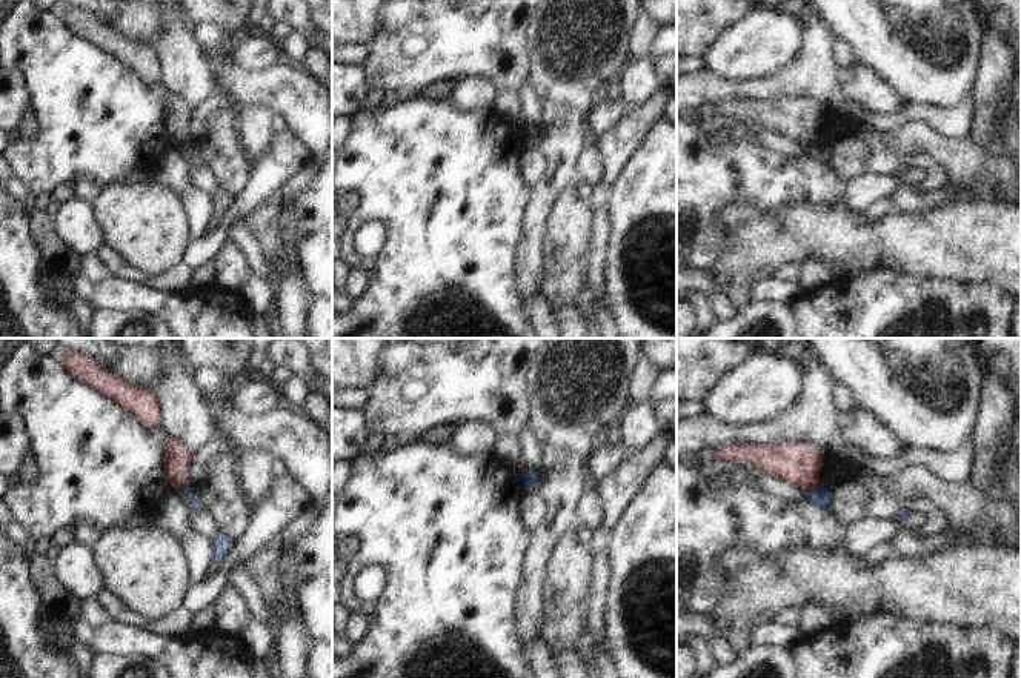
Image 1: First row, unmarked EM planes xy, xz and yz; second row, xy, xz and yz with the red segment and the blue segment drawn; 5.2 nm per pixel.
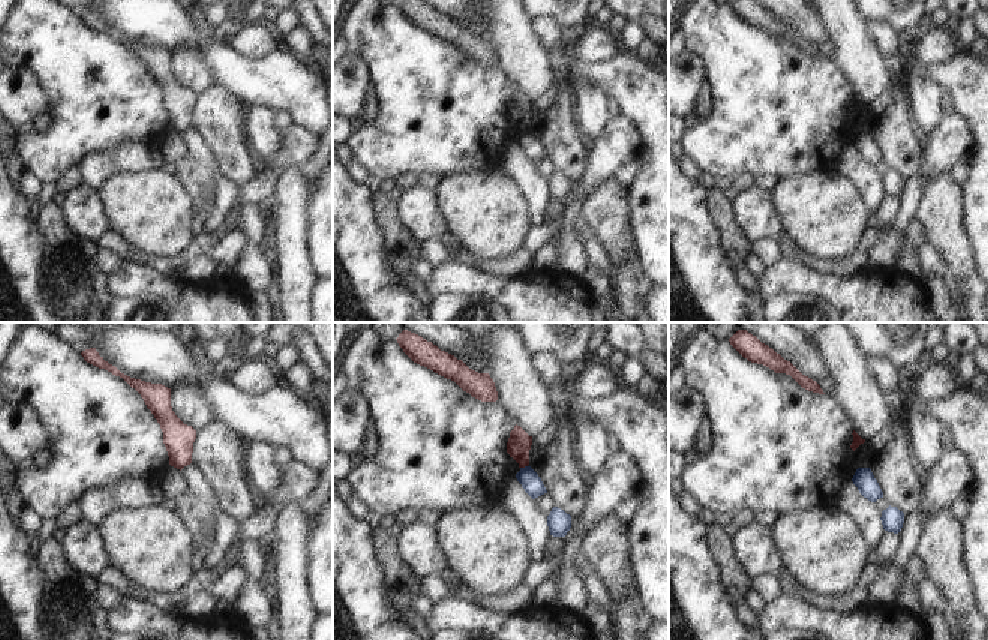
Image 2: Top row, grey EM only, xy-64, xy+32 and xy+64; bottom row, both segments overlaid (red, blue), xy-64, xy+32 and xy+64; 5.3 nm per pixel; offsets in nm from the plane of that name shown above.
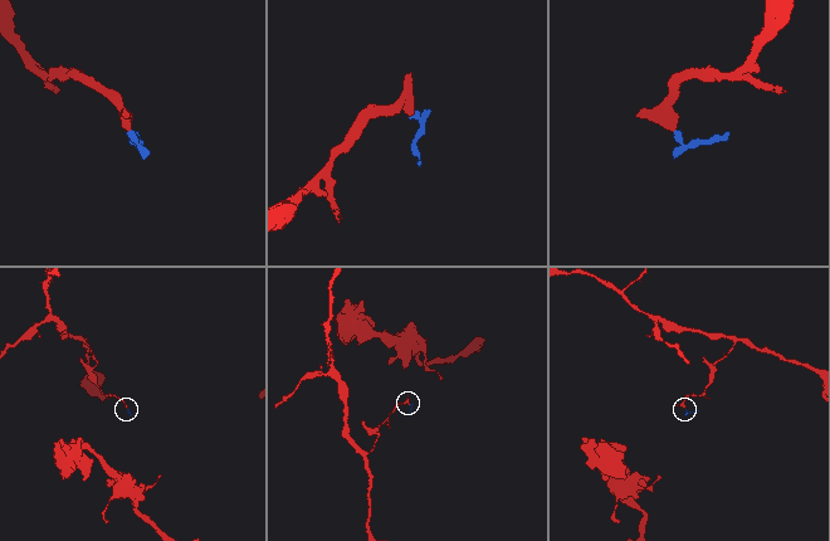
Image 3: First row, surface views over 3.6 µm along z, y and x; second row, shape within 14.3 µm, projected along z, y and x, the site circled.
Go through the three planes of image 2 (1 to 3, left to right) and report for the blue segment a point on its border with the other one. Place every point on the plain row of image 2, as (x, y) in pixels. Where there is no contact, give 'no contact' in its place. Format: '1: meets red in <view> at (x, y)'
1: no contact
2: meets red in xy+32 at (523, 131)
3: no contact

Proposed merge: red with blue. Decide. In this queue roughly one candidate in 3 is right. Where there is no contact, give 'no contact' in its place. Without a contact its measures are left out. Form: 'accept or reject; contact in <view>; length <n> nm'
reject; contact in xy; length 70 nm

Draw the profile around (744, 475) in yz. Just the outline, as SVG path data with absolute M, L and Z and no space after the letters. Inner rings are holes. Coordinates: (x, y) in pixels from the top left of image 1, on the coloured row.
M737 461L733 469L713 470L710 466L704 470L707 486L713 492L727 492L740 489L763 490L760 480L766 470L747 461Z

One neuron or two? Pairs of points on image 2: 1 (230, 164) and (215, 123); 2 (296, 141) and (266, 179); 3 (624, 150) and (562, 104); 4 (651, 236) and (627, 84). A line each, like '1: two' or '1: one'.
1: one
2: one
3: two
4: one

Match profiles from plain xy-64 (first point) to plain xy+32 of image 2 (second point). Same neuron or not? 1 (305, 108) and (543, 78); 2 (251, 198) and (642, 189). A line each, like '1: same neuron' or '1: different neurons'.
1: different neurons
2: different neurons

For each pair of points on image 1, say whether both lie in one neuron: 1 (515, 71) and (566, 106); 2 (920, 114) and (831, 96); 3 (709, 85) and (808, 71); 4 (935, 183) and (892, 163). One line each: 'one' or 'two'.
1: two
2: one
3: one
4: one

